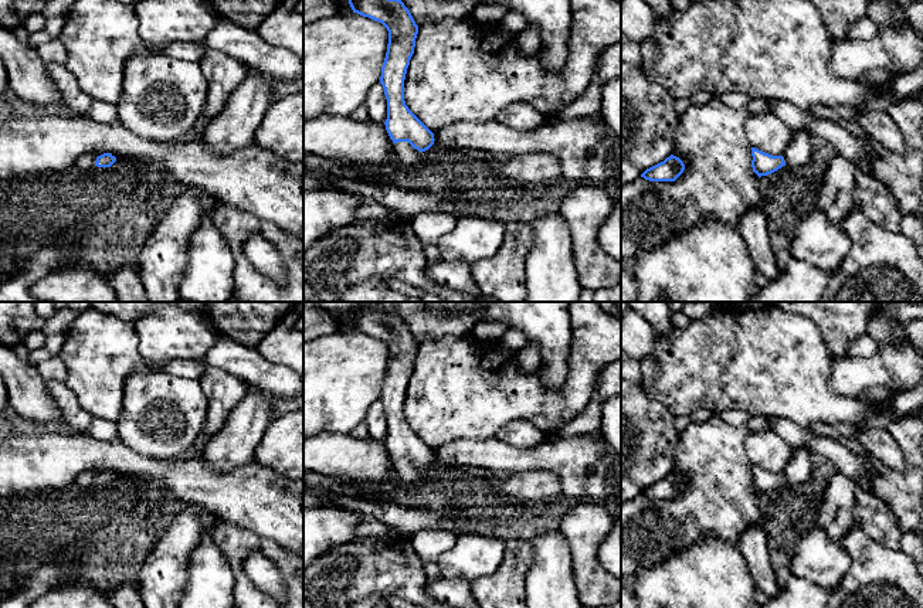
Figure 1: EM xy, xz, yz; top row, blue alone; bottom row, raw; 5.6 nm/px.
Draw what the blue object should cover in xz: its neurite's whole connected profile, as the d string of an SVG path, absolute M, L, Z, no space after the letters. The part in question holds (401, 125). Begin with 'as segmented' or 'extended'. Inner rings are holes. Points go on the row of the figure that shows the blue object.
extended; M349 0L353 13L381 23L388 31L380 84L387 99L386 130L396 154L410 167L424 164L423 153L434 145L434 133L408 109L404 79L414 54L418 26L401 0Z

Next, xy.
extended; M88 153L82 154L77 160L77 166L81 169L98 167L111 167L116 162L116 157L111 153Z

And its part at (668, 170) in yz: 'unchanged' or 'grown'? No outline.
unchanged

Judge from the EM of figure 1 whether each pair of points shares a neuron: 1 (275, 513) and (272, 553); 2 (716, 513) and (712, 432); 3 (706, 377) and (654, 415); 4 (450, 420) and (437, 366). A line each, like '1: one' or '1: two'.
1: two
2: one
3: two
4: one

